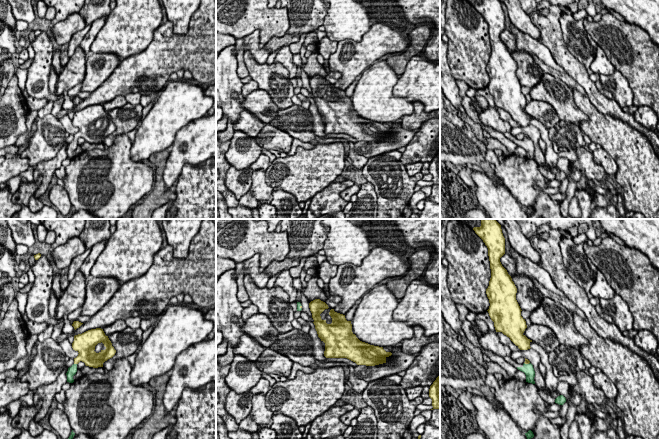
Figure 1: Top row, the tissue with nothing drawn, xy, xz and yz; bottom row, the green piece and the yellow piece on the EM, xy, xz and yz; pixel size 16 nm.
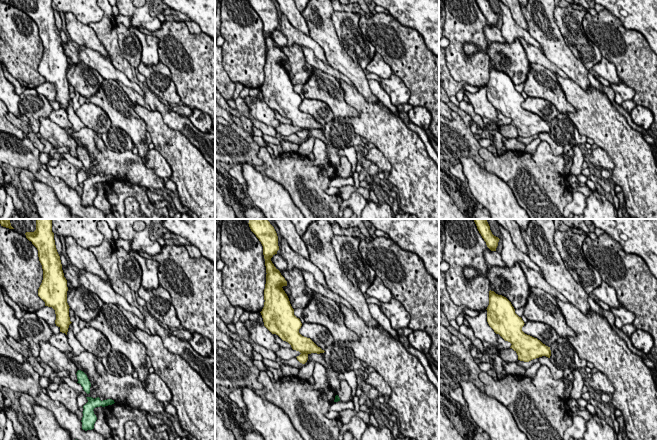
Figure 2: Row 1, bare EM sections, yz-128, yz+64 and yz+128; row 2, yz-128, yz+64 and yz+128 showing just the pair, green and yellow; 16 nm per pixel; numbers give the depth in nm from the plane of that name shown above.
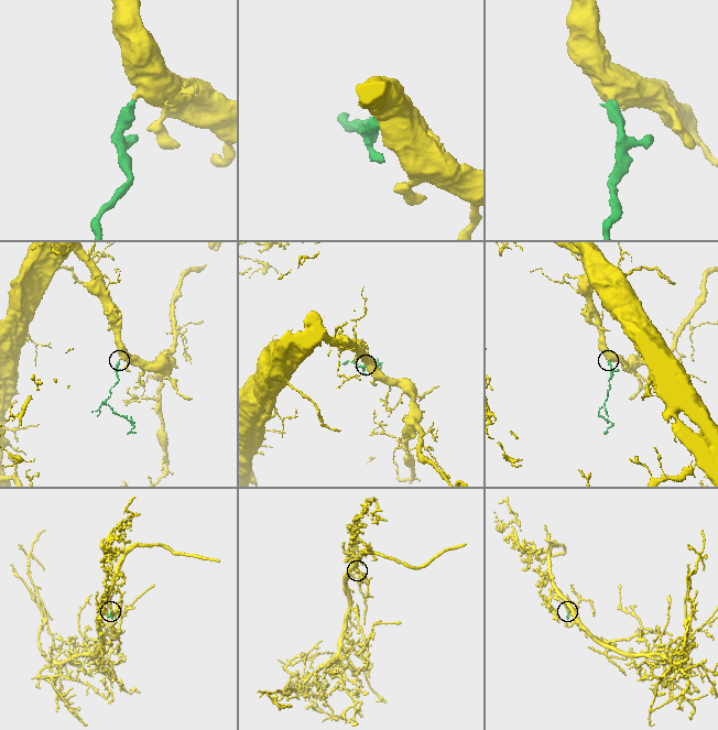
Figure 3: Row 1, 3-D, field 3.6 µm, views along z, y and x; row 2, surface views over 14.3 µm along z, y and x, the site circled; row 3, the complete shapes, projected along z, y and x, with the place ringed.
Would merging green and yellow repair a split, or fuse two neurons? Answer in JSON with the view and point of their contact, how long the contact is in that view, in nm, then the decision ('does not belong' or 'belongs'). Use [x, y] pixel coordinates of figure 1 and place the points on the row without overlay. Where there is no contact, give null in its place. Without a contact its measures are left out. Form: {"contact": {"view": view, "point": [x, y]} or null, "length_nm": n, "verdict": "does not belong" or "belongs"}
{"contact": {"view": "xy", "point": [75, 140]}, "length_nm": 50, "verdict": "belongs"}

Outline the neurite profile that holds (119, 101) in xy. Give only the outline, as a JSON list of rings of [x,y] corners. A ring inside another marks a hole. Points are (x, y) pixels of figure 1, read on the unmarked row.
[[[119,95],[119,96],[115,97],[113,100],[104,103],[103,107],[106,112],[109,112],[113,109],[120,108],[120,107],[124,106],[125,104],[127,104],[127,100],[125,99],[125,96]]]

